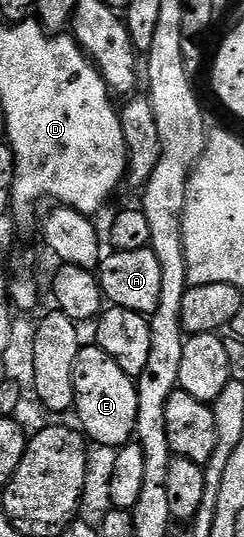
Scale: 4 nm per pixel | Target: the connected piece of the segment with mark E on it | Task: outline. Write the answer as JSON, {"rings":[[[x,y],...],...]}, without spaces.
{"rings":[[[96,346],[82,347],[75,362],[73,385],[73,408],[75,413],[77,412],[78,420],[76,423],[92,443],[94,440],[105,448],[116,450],[134,439],[137,431],[137,385],[134,377],[119,370],[115,358],[111,358],[103,349]]]}

